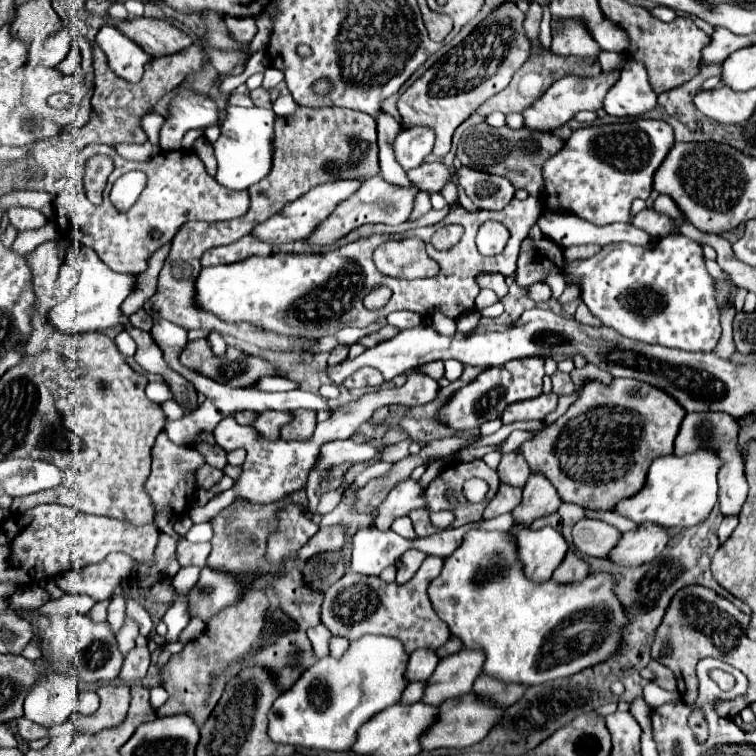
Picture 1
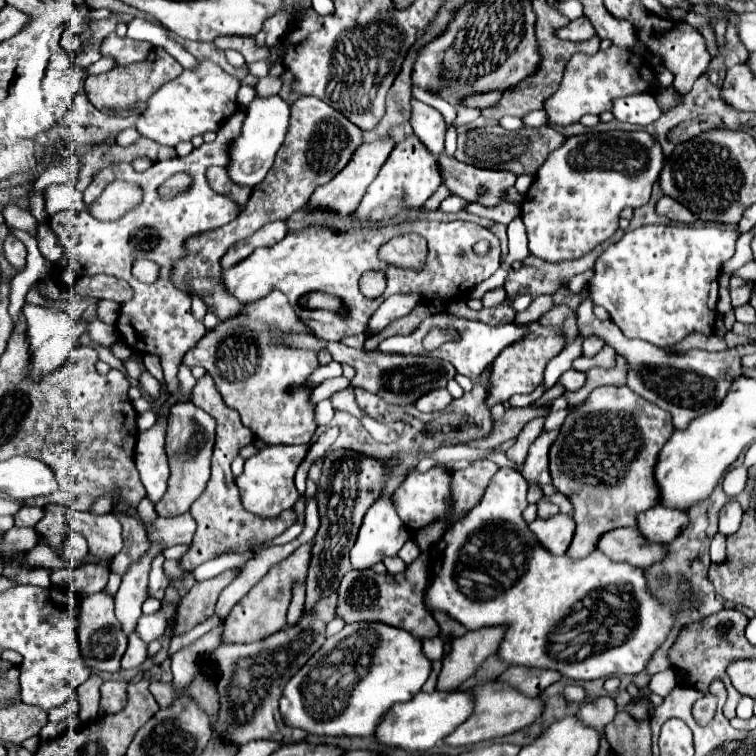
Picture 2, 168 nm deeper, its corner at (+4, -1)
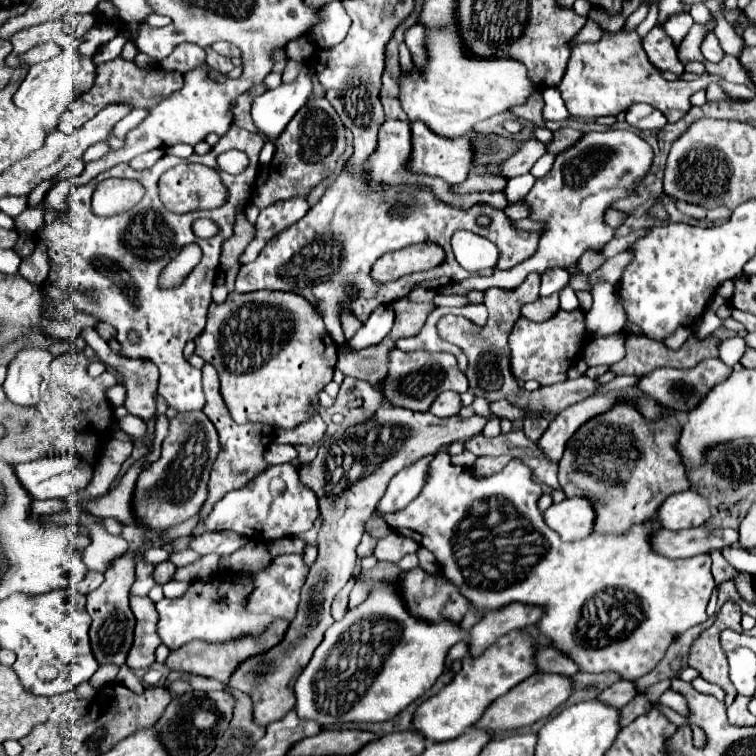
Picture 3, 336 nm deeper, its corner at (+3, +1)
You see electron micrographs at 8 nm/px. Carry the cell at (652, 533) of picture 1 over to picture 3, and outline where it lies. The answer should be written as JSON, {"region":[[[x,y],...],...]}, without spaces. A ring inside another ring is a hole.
{"region":[[[685,490],[673,494],[667,502],[663,502],[657,518],[667,530],[693,528],[705,524],[711,518],[711,506],[705,496],[699,496],[699,492]]]}

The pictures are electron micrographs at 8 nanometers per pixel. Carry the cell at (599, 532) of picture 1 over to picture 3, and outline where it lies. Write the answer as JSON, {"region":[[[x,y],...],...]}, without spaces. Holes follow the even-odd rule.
{"region":[[[705,526],[691,530],[659,530],[651,538],[651,546],[655,552],[669,558],[691,558],[697,554],[709,554],[713,550],[723,550],[727,546],[735,546],[739,532],[733,528],[717,528],[709,530]]]}

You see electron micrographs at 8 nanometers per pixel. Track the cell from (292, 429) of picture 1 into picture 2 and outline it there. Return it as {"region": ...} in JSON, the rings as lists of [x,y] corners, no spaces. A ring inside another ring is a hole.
{"region":[[[274,290],[266,298],[254,302],[254,306],[246,304],[244,306],[246,316],[232,318],[230,322],[218,324],[214,330],[206,332],[204,338],[196,344],[194,350],[188,350],[182,364],[194,368],[194,366],[204,366],[206,372],[214,378],[214,384],[222,398],[226,400],[228,406],[236,408],[240,412],[242,424],[254,434],[258,434],[262,440],[272,442],[272,444],[308,444],[312,436],[316,434],[318,424],[314,422],[314,404],[308,400],[308,390],[290,390],[290,386],[296,386],[306,380],[306,376],[318,366],[316,354],[308,350],[290,350],[286,346],[278,346],[278,340],[270,334],[270,326],[282,328],[282,332],[310,332],[294,314],[294,310],[288,304],[288,298]]]}

